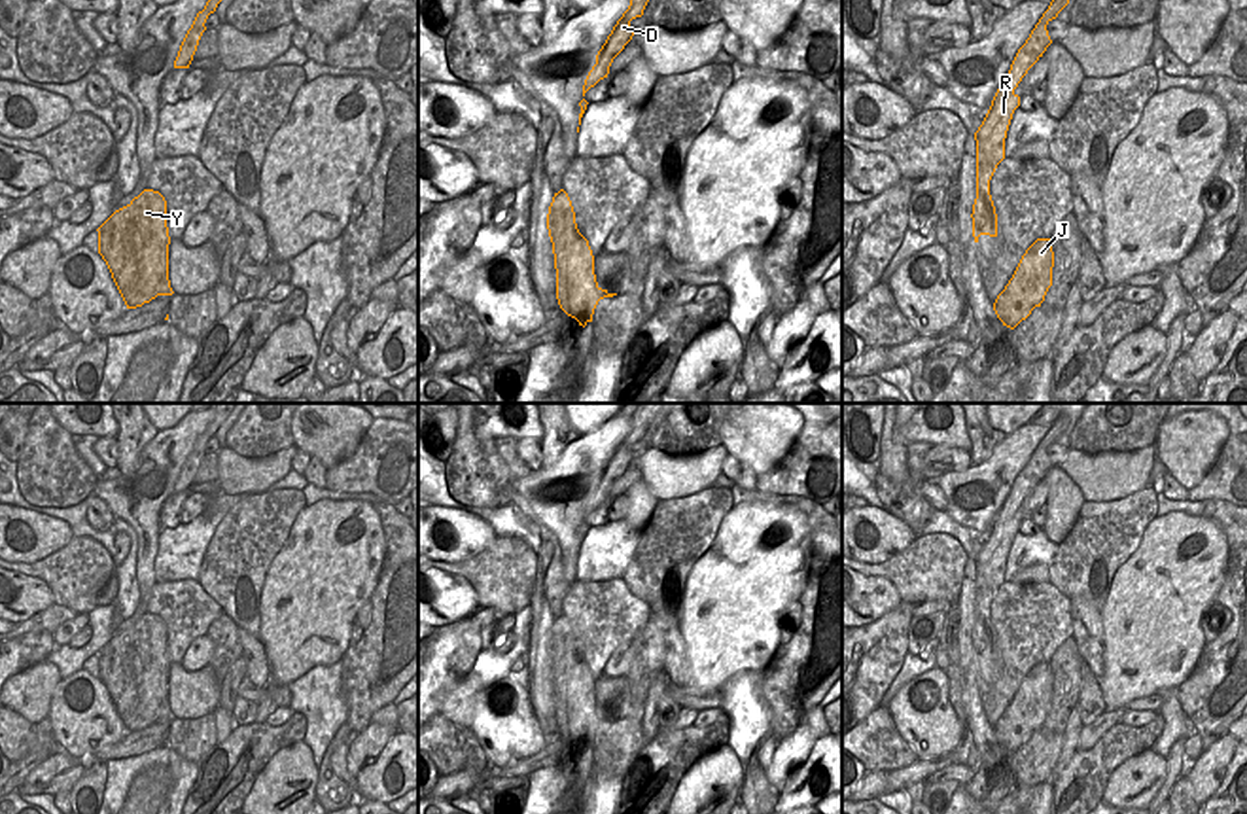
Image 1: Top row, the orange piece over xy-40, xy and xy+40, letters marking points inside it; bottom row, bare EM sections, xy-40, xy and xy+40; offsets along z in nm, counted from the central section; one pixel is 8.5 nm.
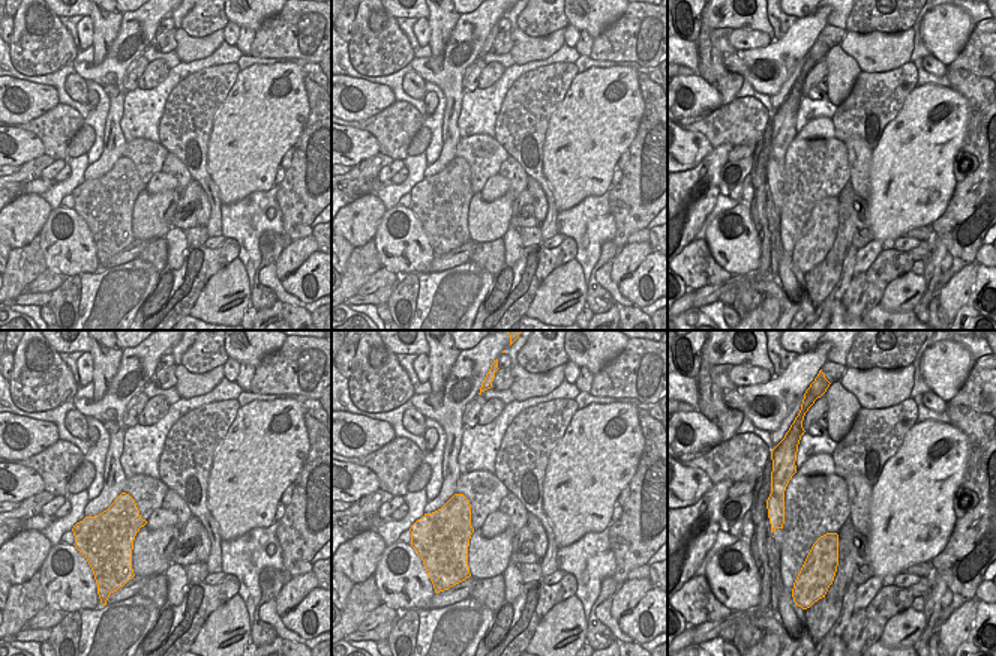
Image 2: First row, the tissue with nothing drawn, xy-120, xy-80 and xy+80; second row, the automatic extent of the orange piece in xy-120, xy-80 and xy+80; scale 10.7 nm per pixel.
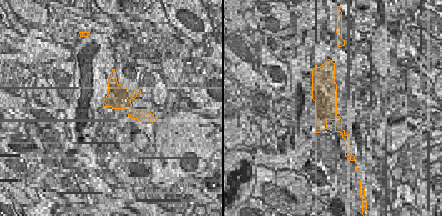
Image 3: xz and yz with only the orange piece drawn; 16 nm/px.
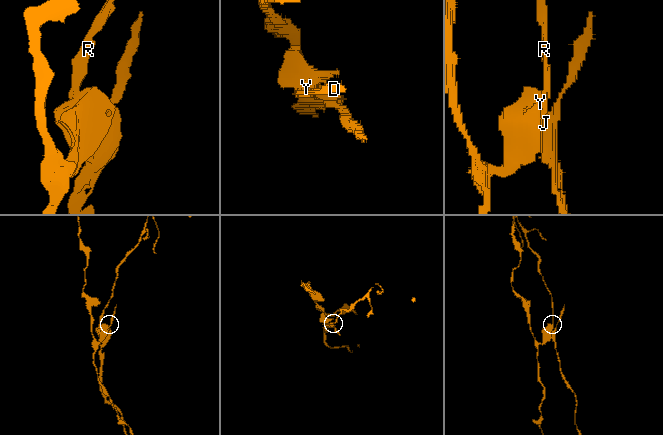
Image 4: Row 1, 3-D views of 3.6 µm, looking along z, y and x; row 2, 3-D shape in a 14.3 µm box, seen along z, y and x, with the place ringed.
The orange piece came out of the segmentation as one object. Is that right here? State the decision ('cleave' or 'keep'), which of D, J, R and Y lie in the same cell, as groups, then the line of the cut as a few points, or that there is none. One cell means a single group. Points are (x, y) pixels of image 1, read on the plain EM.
cleave; D R Y / J; cut in xy along (593, 690), (585, 703), (568, 712), (568, 727), (562, 733)

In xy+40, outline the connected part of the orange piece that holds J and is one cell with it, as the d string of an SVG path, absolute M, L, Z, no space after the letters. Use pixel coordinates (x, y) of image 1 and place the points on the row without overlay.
M1037 663L1026 674L1012 702L993 727L993 734L1003 750L1014 753L1035 731L1041 731L1052 710L1052 691L1050 663Z

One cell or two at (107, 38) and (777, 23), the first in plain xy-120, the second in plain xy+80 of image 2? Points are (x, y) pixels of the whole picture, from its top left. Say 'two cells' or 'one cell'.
one cell

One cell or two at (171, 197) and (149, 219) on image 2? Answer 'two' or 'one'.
one

